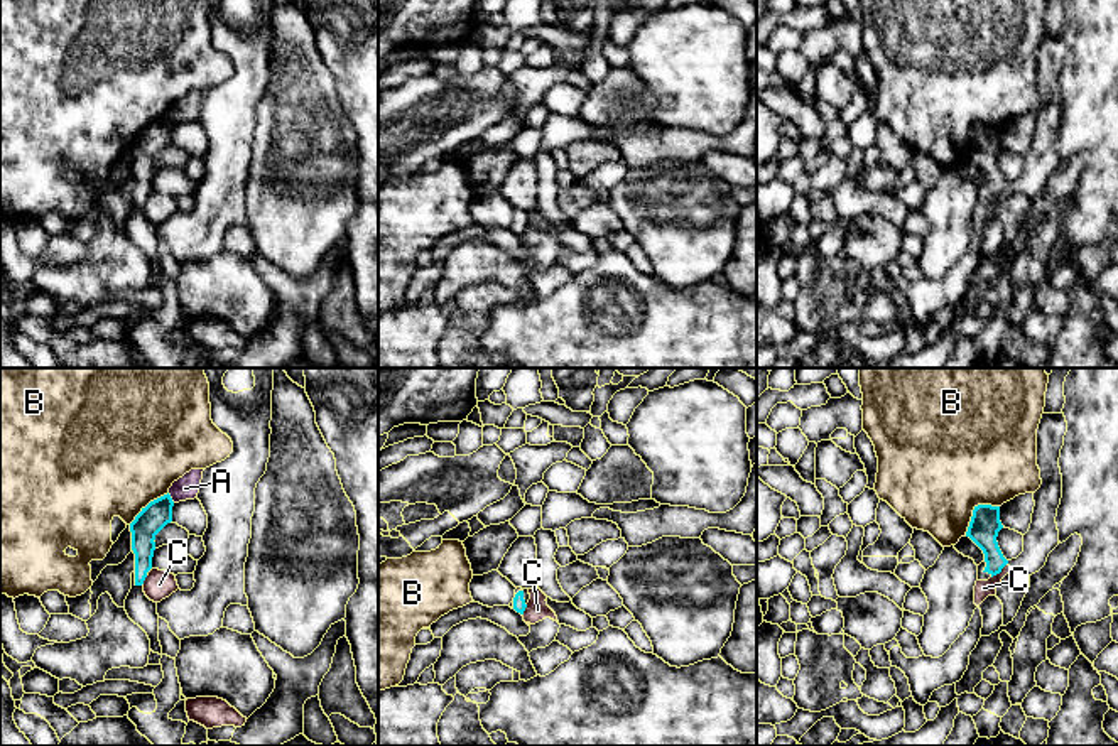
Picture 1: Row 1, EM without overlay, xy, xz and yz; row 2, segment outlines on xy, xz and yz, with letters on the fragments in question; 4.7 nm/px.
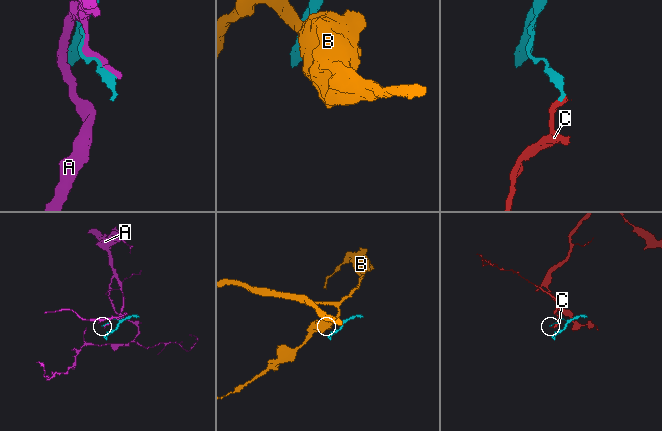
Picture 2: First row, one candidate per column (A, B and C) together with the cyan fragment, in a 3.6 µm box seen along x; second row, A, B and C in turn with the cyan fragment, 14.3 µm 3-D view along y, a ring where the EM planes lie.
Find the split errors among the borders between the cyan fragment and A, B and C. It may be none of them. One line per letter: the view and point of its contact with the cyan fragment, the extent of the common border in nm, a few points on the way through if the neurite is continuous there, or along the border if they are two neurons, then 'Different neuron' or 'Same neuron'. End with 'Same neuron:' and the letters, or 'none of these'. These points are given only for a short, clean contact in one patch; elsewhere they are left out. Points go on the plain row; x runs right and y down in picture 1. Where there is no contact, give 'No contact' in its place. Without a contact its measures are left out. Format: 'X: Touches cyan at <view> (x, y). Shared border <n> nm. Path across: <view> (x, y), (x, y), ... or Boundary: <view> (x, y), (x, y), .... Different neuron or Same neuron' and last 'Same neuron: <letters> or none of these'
A: Touches cyan at xy (171, 120). Shared border 60 nm. Different neuron
B: Touches cyan at yz (973, 132). Shared border 220 nm. Different neuron
C: Touches cyan at yz (1000, 193). Shared border 110 nm. Boundary: yz (1007, 184), (992, 200). Different neuron
Same neuron: none of these

